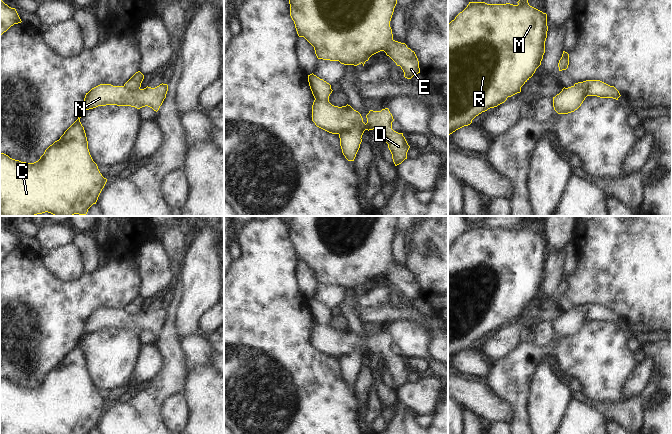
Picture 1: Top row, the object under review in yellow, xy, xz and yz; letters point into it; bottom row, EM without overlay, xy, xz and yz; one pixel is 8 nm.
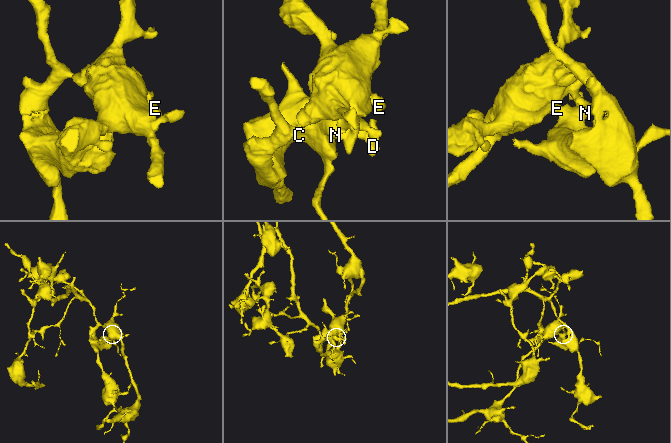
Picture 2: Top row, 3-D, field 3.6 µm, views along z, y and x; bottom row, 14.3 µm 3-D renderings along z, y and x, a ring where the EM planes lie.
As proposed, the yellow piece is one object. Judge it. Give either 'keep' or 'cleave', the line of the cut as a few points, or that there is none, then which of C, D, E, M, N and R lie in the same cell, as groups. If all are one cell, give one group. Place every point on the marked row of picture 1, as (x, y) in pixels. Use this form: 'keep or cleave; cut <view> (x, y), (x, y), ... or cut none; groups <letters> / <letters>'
cleave; cut xz (365, 128), (360, 123), (353, 122), (339, 134); groups C D N / E M R

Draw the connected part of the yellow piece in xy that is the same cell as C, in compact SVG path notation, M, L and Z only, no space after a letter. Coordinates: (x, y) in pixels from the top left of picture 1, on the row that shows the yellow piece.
M163 83L155 88L147 86L139 90L127 90L124 86L100 84L86 93L78 119L64 132L59 140L45 150L38 161L34 163L21 162L0 152L0 216L35 216L45 212L54 216L86 215L88 209L96 204L107 179L102 176L90 155L86 133L80 122L82 113L106 105L131 106L137 109L148 106L157 112L166 98L167 91L168 85Z

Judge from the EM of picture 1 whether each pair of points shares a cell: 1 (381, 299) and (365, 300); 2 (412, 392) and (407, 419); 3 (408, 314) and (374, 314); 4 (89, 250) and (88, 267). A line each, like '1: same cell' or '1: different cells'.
1: same cell
2: different cells
3: same cell
4: same cell

